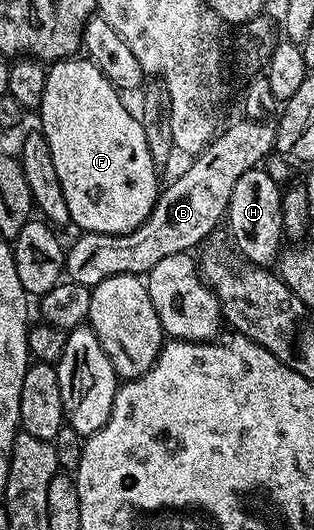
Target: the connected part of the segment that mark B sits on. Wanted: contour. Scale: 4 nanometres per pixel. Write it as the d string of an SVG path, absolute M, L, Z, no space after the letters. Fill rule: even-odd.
M242 120L233 122L227 130L224 128L192 160L195 162L168 189L166 186L160 192L149 219L141 227L117 235L80 232L65 253L66 276L78 284L93 287L113 275L145 275L169 255L191 253L194 245L201 244L226 218L233 183L245 171L262 166L274 150L274 124L266 120Z

